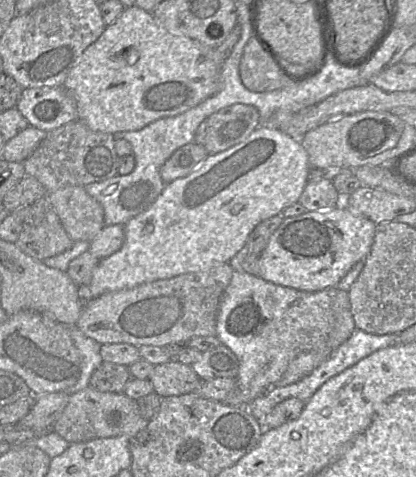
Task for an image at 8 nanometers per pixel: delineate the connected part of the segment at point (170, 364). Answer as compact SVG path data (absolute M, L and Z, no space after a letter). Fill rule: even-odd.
M177 359L155 365L148 380L154 392L162 398L194 393L200 384L200 378L191 366Z

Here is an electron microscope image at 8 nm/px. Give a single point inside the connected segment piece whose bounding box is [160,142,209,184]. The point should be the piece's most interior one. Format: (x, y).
(184, 160)

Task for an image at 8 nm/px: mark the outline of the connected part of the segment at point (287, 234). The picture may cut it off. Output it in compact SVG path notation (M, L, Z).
M348 196L333 209L307 211L285 218L257 261L257 276L298 291L334 288L358 261L369 254L376 227L372 220L348 209Z

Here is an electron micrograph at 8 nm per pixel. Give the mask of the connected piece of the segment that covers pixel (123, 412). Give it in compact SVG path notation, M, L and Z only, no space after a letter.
M86 387L69 395L67 405L52 430L71 444L117 436L127 436L132 441L147 427L148 422L140 415L136 400L123 393L101 392Z

